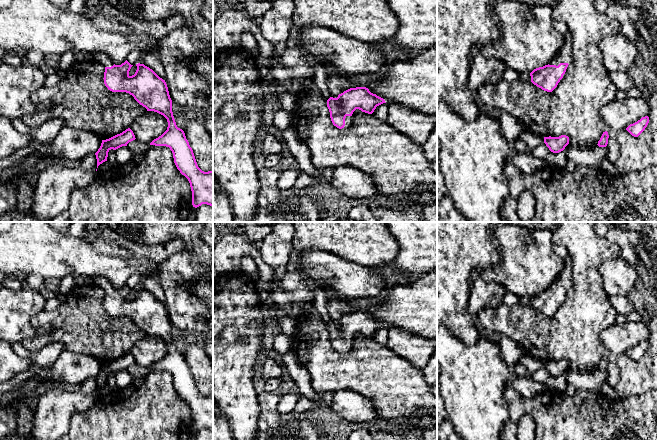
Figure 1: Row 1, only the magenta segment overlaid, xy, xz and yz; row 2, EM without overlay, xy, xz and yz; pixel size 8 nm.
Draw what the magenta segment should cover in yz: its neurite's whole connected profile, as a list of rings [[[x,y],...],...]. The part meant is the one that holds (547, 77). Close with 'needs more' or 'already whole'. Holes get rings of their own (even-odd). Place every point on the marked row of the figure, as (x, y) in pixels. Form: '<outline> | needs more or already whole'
[[[568,30],[564,43],[558,54],[548,65],[534,69],[531,73],[531,82],[544,91],[552,92],[563,78],[570,63],[570,50],[572,47],[572,36]]] | needs more

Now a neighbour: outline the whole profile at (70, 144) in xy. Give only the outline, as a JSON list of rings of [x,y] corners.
[[[64,126],[53,141],[45,144],[33,142],[1,159],[0,169],[21,163],[35,153],[48,155],[57,161],[80,160],[89,154],[95,154],[101,143],[102,139],[92,132]]]

